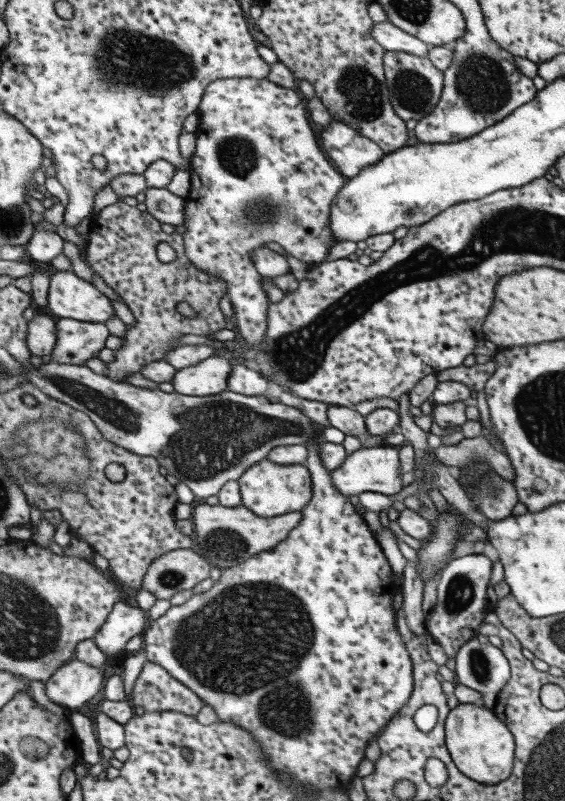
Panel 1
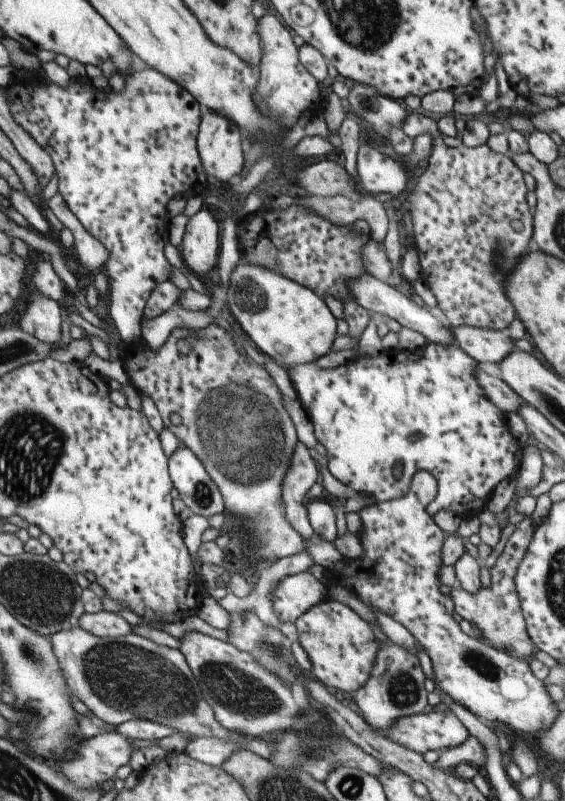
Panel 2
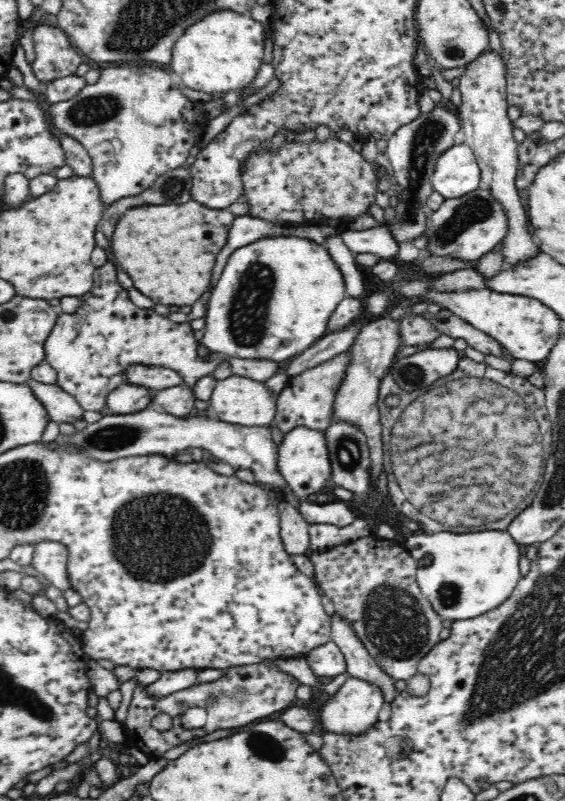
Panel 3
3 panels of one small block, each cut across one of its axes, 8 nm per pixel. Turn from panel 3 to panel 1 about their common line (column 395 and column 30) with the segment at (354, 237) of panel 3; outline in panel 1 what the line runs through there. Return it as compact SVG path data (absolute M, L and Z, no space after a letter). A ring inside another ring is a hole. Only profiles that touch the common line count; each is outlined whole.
M34 229L31 239L25 243L28 260L40 265L47 265L48 262L61 252L63 239L55 231L47 229Z

